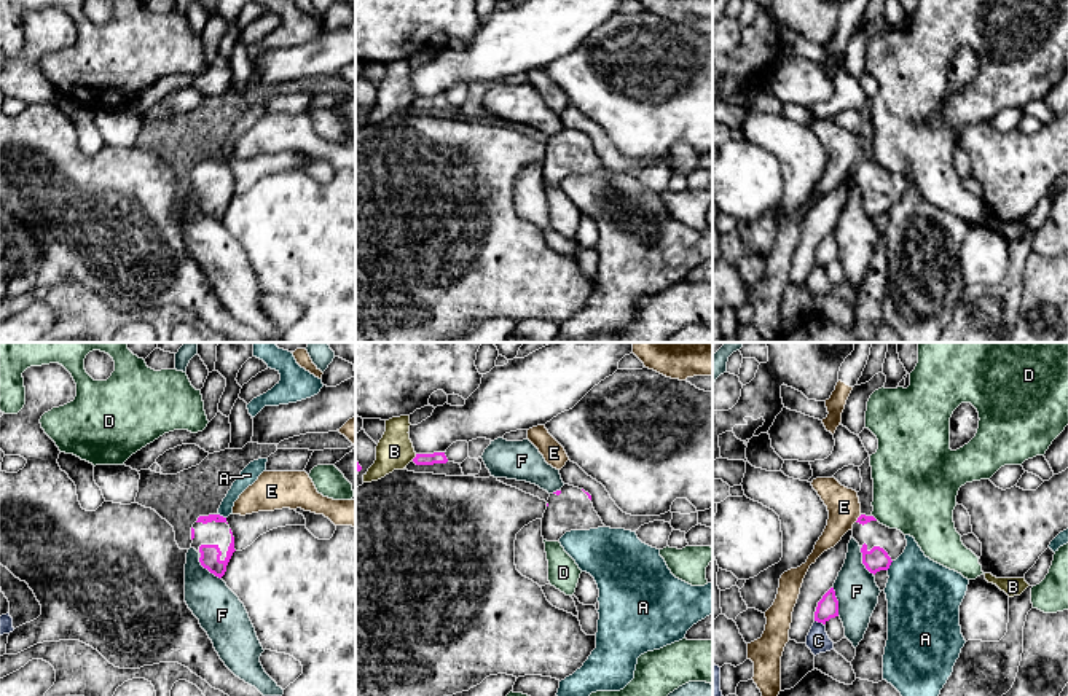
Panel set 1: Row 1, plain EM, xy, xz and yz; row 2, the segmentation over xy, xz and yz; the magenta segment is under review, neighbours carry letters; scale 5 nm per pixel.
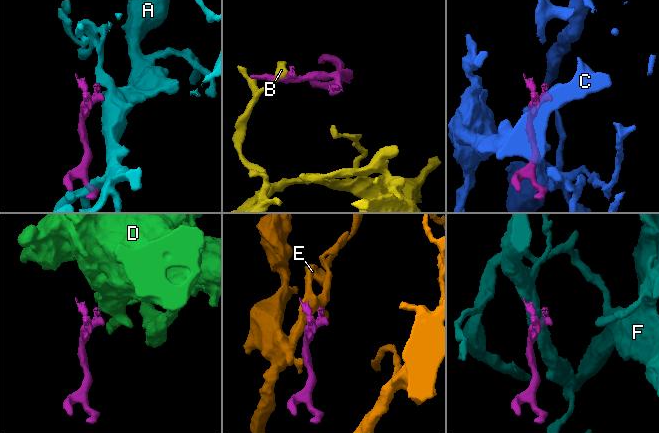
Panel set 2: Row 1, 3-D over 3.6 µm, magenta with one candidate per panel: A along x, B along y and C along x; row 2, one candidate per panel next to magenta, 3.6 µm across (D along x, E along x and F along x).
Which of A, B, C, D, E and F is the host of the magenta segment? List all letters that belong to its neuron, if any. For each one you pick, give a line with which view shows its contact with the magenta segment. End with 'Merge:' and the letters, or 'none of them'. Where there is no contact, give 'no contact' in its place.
Merge: none of them

